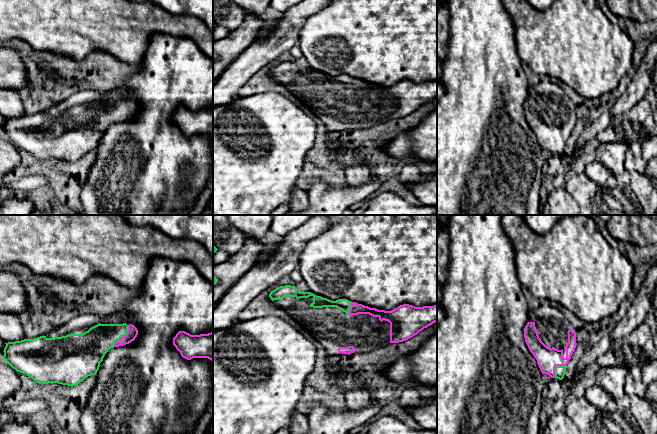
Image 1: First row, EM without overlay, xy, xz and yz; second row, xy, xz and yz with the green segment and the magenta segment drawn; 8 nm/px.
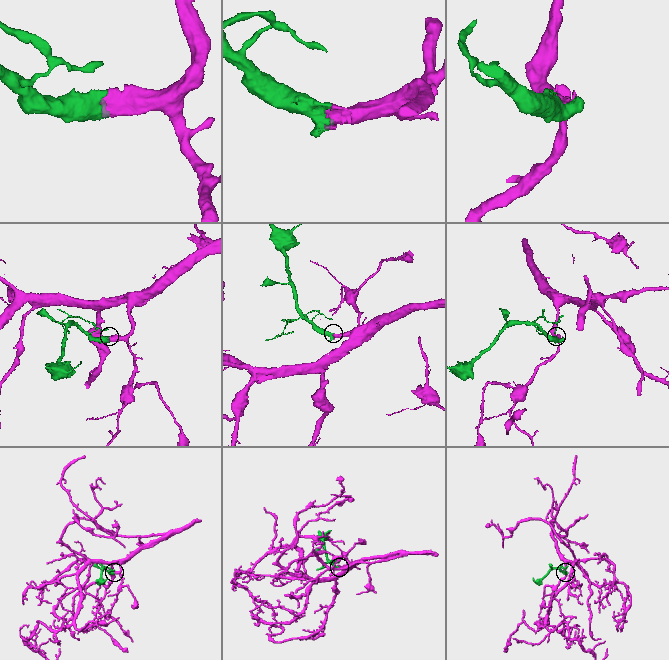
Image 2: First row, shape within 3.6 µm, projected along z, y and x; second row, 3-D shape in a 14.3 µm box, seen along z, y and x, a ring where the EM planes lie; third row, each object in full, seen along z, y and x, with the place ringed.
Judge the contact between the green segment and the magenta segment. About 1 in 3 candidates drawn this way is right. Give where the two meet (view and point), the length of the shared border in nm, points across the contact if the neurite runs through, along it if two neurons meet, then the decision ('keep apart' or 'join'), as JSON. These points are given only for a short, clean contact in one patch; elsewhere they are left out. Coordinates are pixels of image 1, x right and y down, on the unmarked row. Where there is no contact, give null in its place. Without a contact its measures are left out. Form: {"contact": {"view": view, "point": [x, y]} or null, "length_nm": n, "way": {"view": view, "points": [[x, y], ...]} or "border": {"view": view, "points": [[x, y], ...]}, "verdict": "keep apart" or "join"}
{"contact": {"view": "xy", "point": [122, 112]}, "length_nm": 220, "verdict": "join"}

